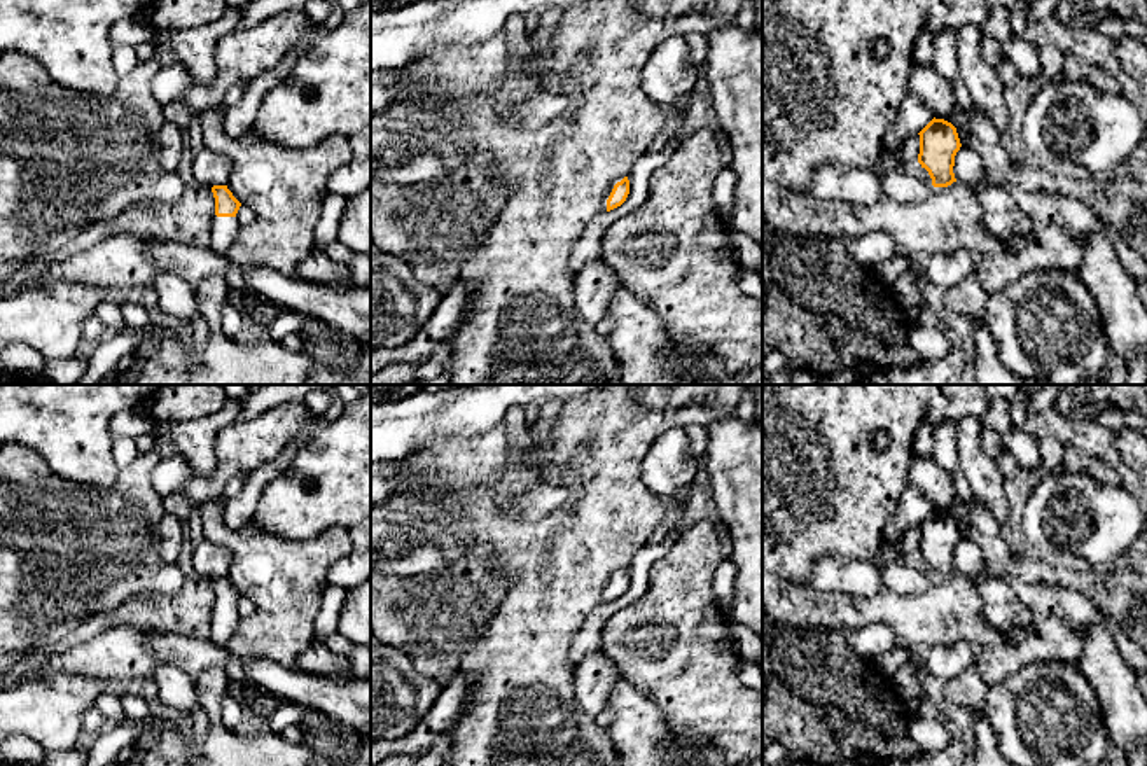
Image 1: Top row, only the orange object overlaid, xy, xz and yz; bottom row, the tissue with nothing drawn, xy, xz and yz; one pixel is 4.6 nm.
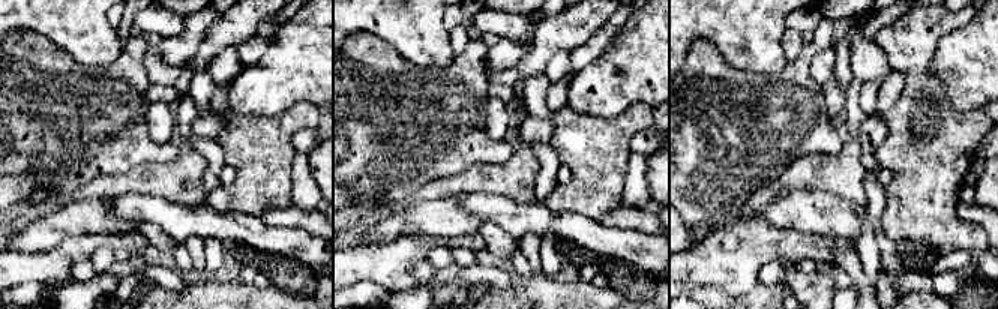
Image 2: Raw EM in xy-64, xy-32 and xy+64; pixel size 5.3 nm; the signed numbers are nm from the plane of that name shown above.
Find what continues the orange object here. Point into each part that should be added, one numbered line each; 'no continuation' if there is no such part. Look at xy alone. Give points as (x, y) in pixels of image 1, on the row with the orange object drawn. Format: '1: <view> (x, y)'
1: xy (224, 229)

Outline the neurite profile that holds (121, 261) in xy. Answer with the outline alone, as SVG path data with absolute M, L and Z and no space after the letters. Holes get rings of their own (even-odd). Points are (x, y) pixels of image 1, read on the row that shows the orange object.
M121 234L45 266L45 269L24 287L49 287L68 280L100 287L152 285L159 273L166 271L147 255L145 238Z

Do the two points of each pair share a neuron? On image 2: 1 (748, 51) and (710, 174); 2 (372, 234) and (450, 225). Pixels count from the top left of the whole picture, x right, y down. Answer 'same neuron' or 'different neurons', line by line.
1: different neurons
2: same neuron

